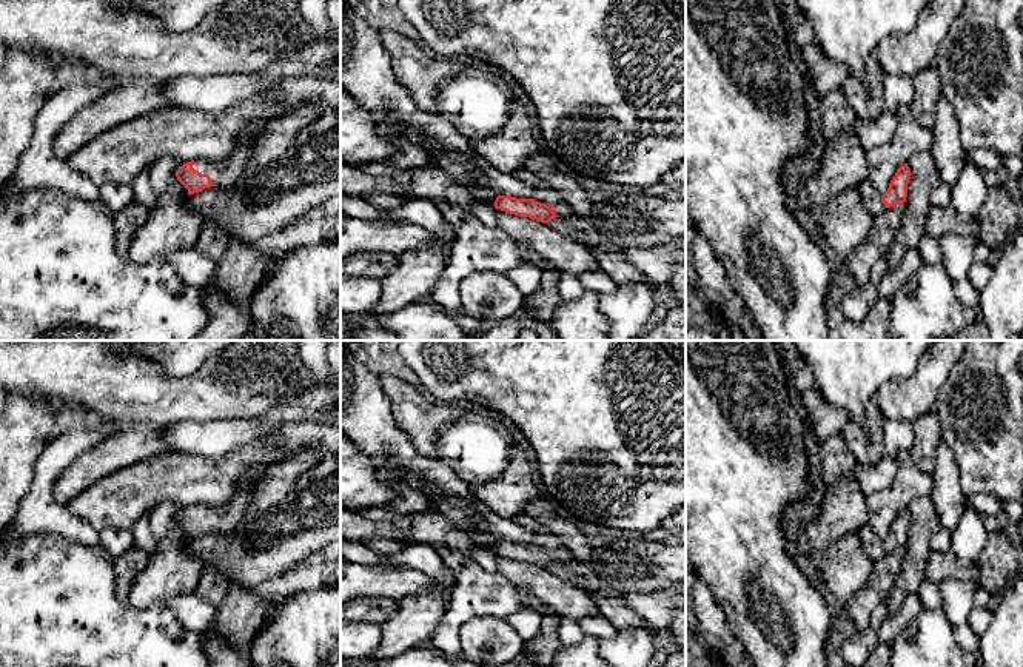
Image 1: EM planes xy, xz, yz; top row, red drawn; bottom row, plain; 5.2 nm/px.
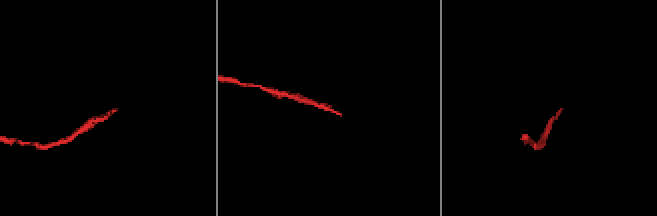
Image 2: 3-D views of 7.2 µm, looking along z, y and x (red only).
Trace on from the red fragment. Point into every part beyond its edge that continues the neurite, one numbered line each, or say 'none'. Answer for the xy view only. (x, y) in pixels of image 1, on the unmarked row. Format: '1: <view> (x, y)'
1: xy (225, 518)

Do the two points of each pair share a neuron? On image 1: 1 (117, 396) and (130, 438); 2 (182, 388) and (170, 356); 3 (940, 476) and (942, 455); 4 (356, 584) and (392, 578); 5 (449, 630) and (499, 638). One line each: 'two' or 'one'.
1: two
2: two
3: one
4: one
5: two

